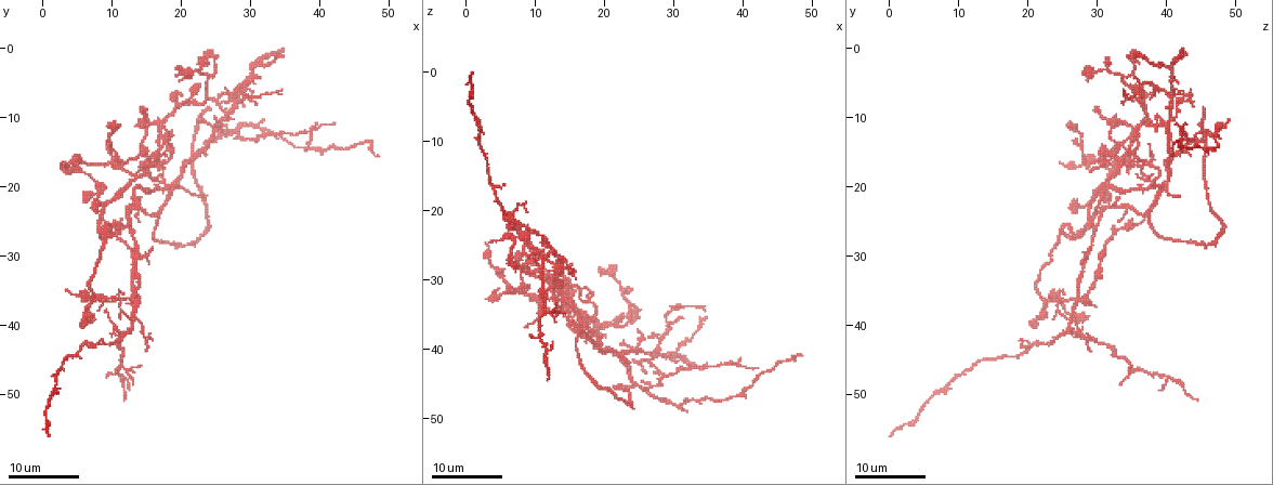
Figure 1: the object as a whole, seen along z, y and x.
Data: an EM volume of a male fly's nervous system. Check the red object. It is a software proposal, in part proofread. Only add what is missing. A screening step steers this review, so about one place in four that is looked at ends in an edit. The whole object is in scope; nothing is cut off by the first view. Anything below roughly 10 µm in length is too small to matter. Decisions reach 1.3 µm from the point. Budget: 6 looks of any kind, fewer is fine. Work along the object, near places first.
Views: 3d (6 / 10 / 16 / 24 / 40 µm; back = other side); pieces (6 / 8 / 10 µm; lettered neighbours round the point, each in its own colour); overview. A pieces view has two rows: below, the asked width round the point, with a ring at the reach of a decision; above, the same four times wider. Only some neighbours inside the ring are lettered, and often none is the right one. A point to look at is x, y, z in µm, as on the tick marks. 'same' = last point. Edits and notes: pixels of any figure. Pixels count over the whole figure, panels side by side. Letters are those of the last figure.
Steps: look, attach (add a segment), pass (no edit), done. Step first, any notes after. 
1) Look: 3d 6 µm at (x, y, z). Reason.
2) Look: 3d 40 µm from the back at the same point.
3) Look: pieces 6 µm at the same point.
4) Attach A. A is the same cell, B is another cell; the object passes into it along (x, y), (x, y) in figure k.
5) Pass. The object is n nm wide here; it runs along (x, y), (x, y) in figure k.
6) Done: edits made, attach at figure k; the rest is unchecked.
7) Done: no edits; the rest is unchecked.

Look: 3d 24 µm at (32.0, 10.5, 48.5). Branch stops here.

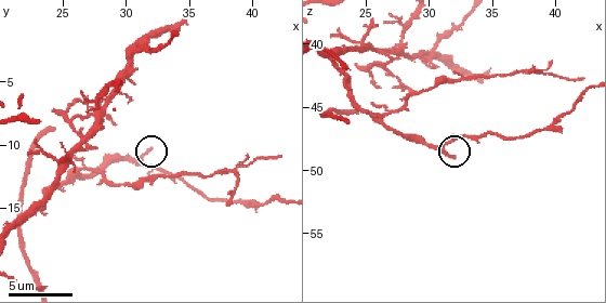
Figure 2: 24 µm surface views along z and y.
Look: pieces 10 µm at (31.8, 10.6, 48.8).

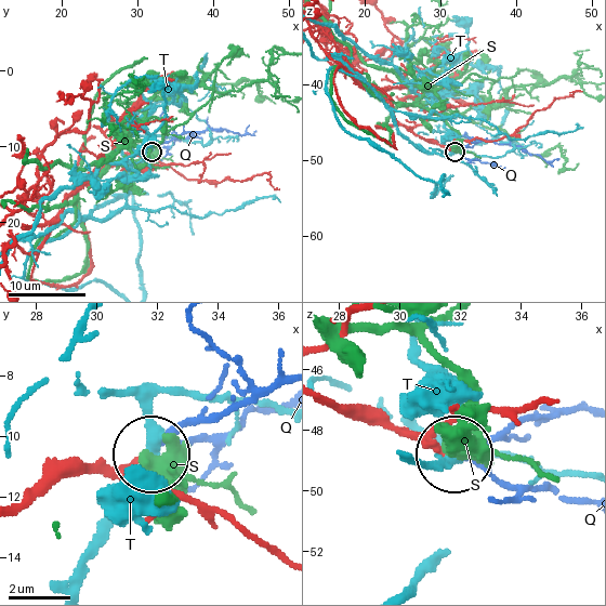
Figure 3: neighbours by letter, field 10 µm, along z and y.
Attach Q. Q is the same cell, S and T are other cells; the neuron continues.

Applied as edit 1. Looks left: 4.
Look: 3d 16 µm at (6.0, 22.0, 32.0). An open end.

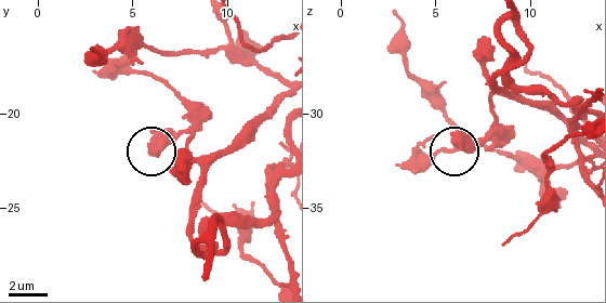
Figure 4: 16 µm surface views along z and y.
Look: pieces 6 µm at (6.1, 22.2, 31.6).

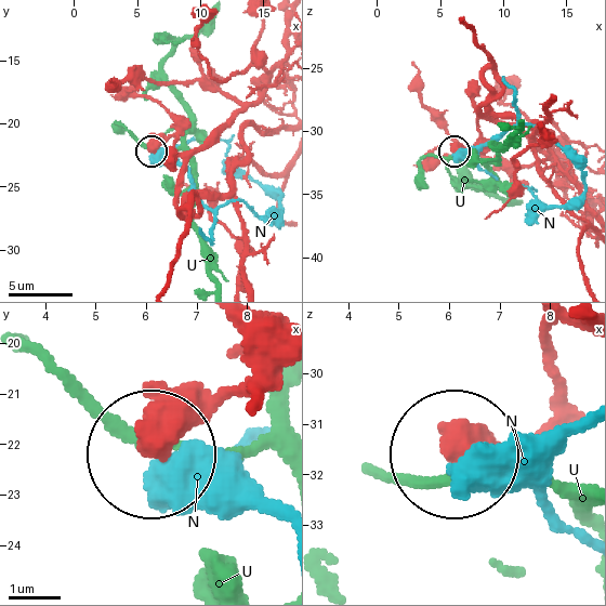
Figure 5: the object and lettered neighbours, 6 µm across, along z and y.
Pass. N and U are other cells; none of them fits.

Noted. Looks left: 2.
Look: pieces 8 µm at (23.6, 21.4, 41.8). An open end.

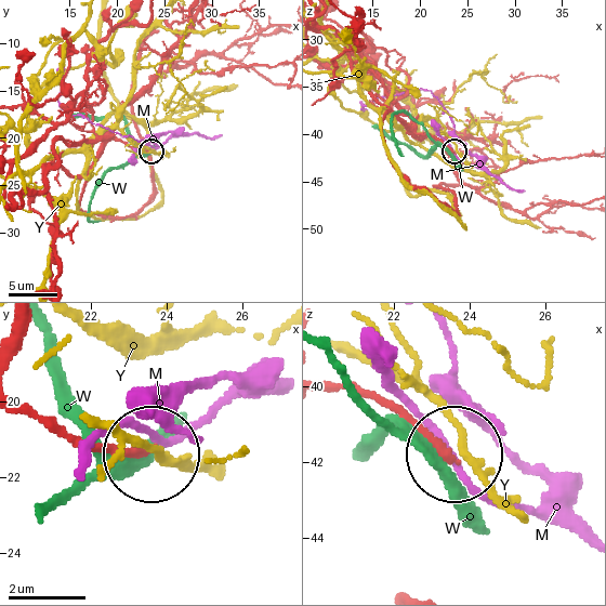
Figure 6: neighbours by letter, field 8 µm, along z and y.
Pass. The object is 210 nm wide here; M, W and Y are other cells; it runs along (23, 409), (71, 435), (146, 455) in figure 6; none of them fits.

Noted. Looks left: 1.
Done: edits made, attach at figure 3; the rest is unchecked.

